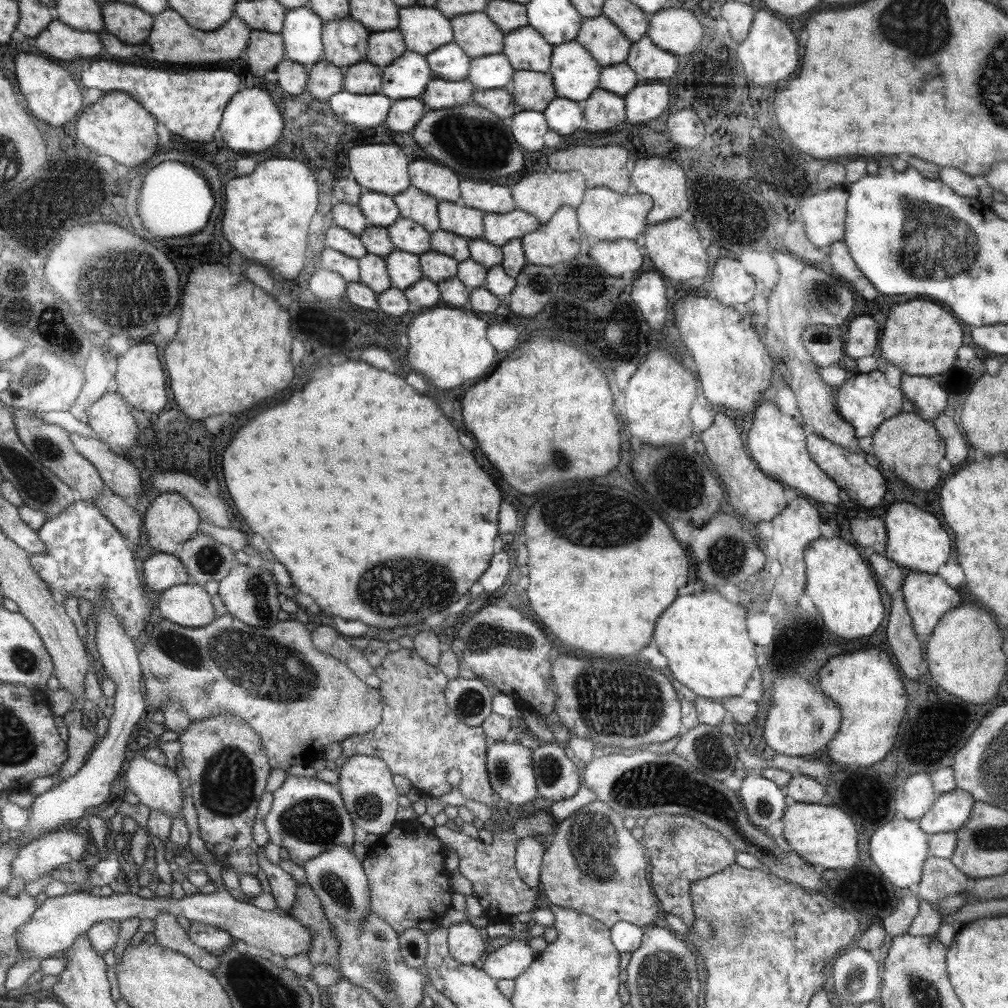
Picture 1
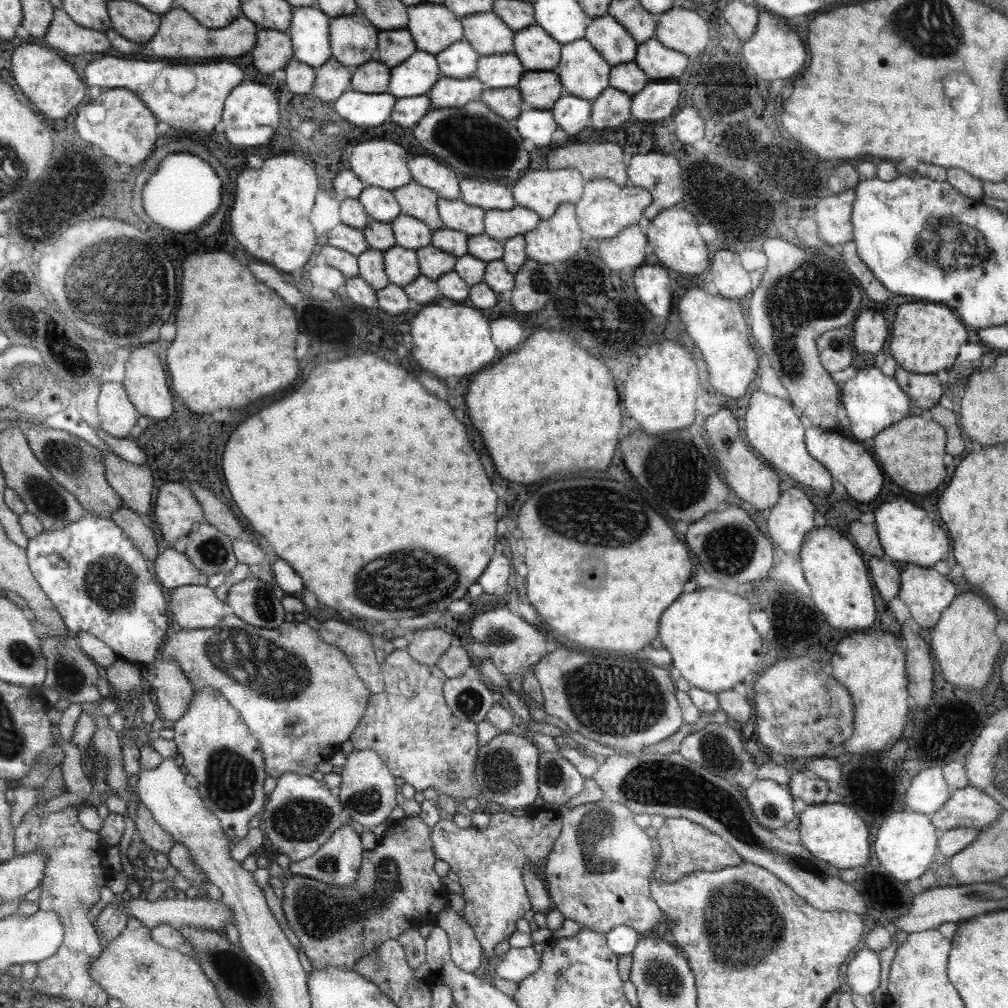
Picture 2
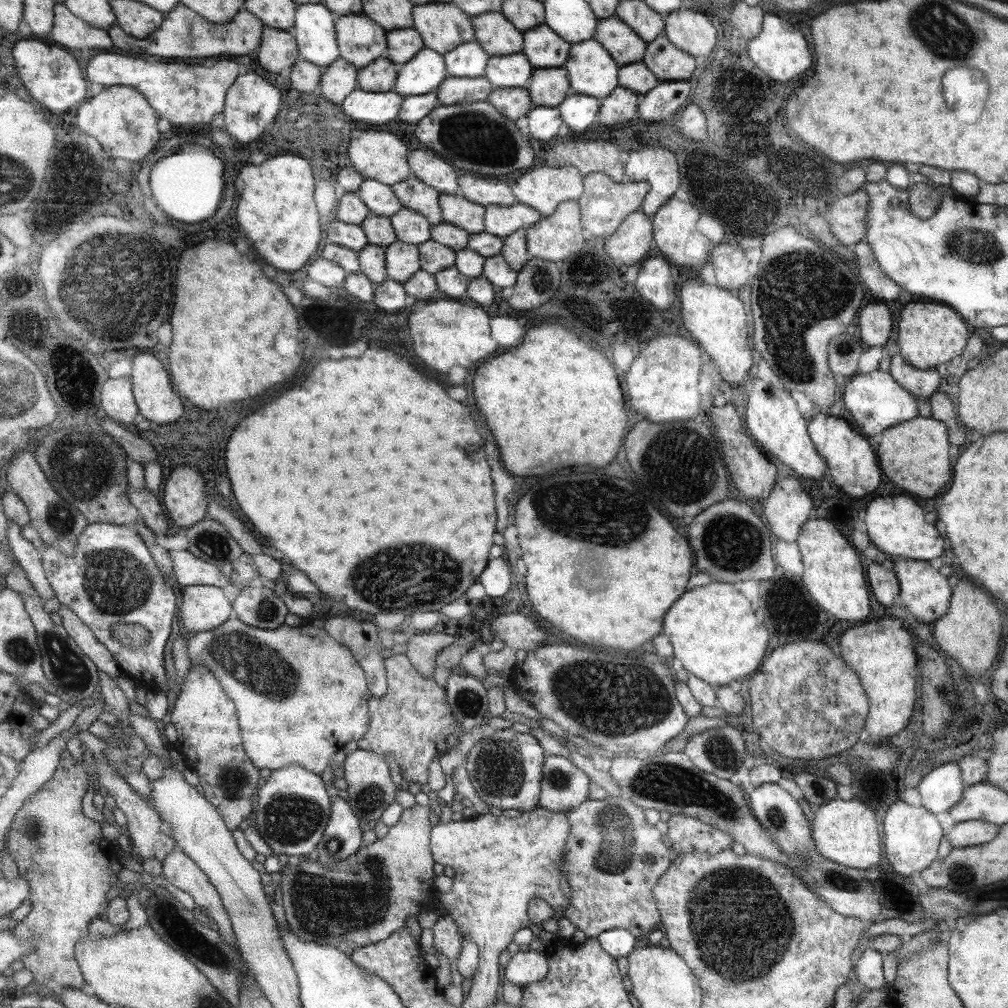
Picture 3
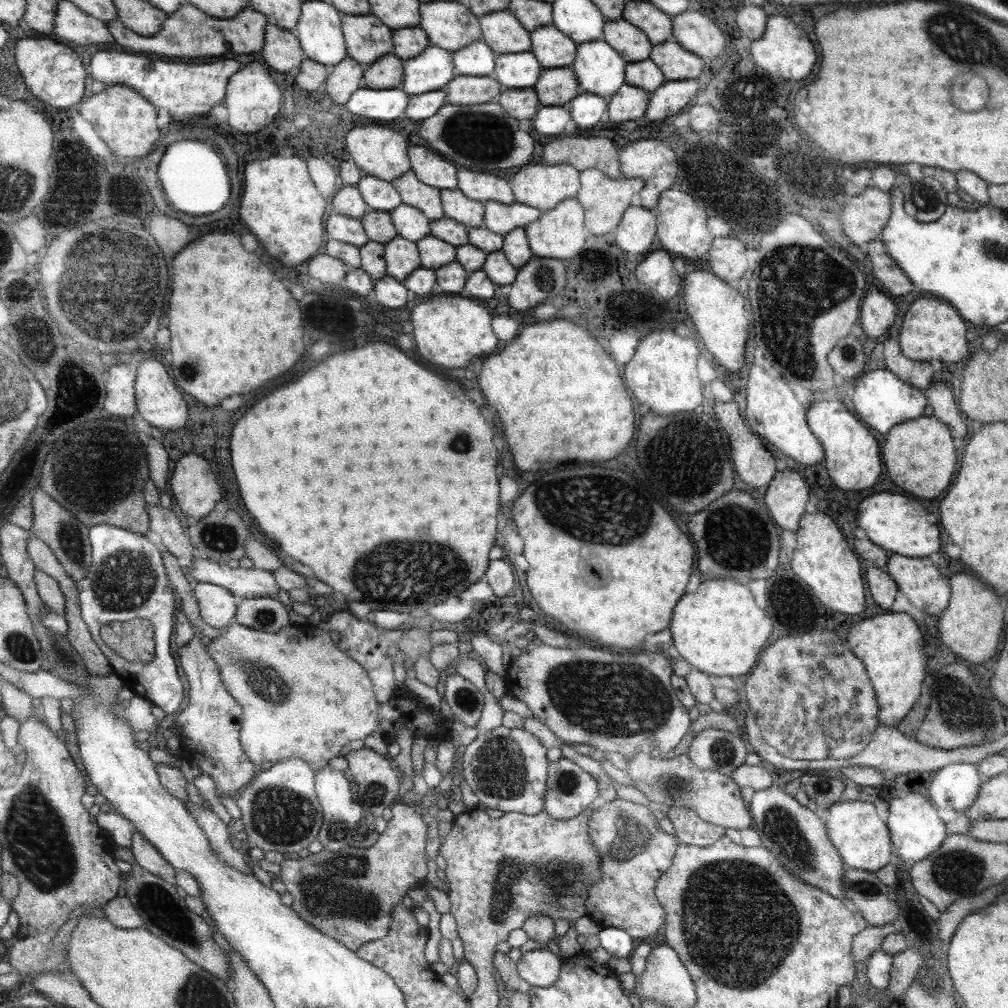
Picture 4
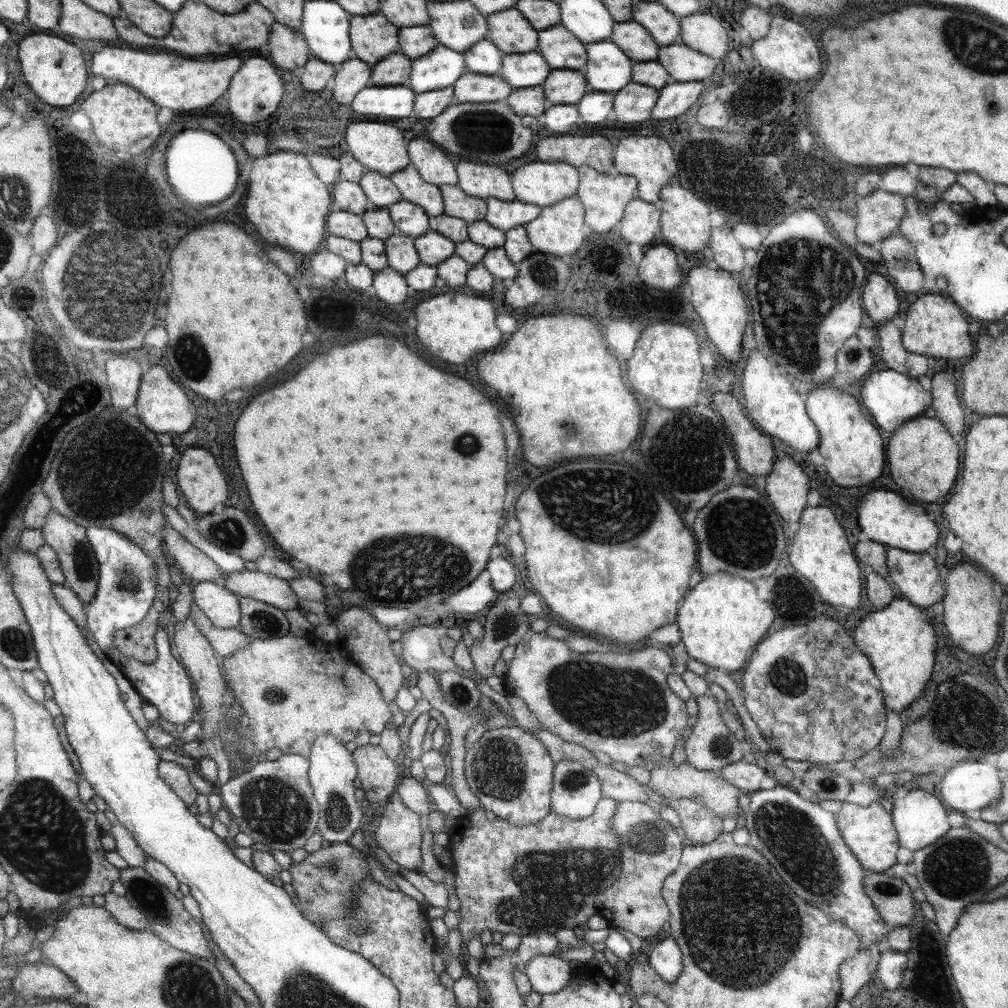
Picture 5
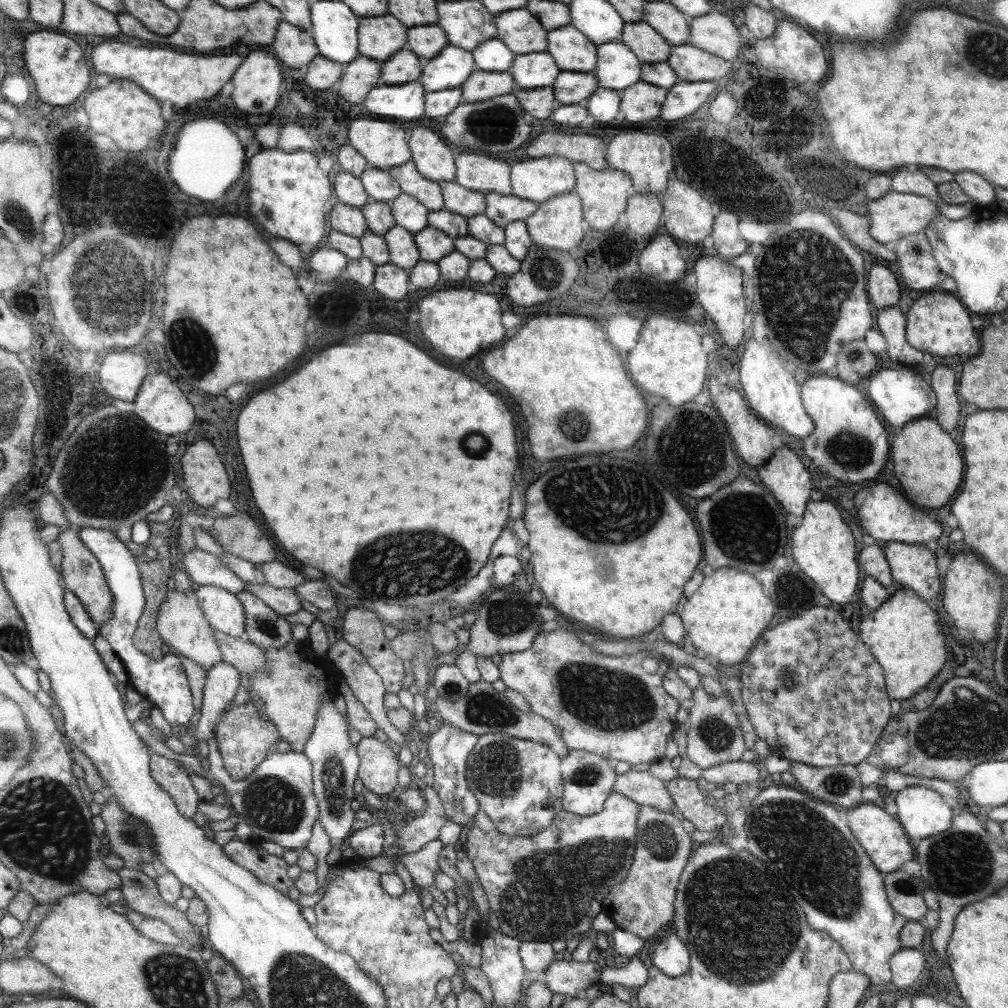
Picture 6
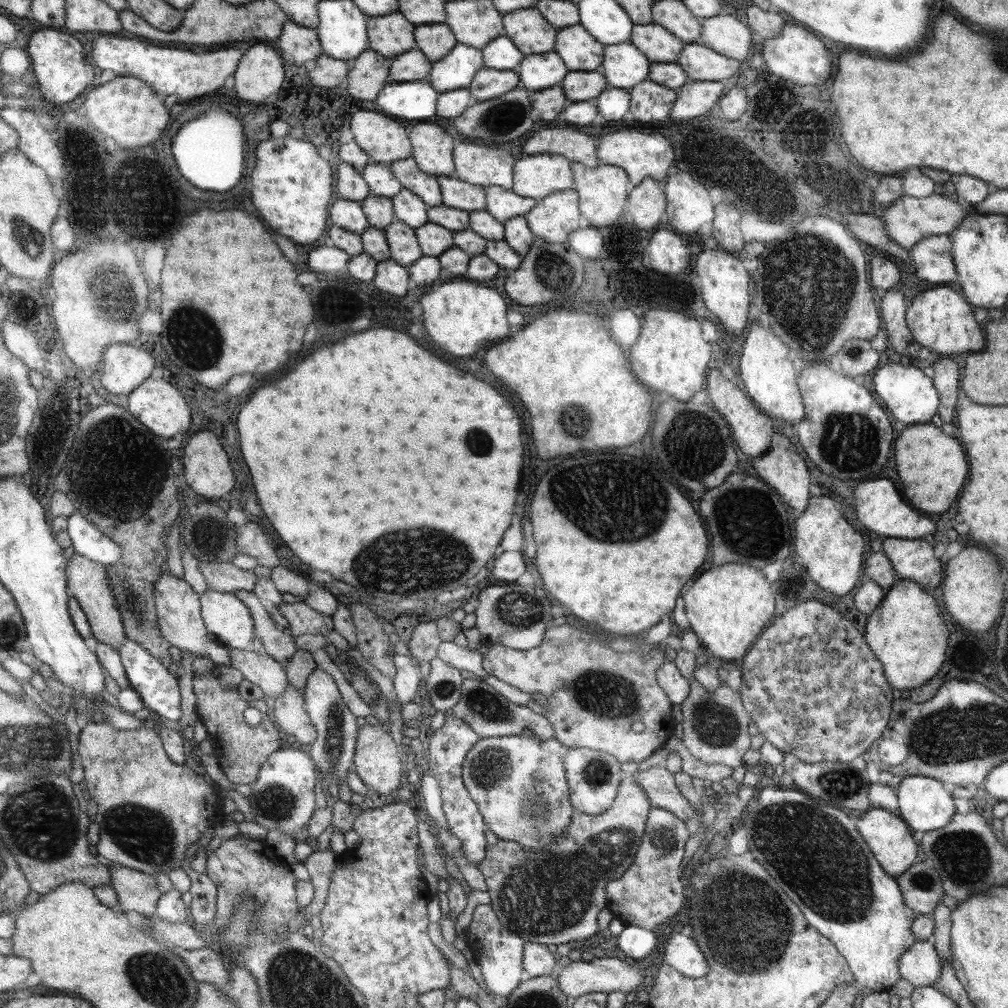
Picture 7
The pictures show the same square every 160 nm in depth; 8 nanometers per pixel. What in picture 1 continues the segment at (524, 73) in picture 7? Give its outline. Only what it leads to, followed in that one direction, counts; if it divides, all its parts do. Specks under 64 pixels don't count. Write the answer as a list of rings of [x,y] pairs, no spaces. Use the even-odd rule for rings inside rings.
[[[503,53],[483,55],[471,59],[466,79],[477,89],[503,89],[510,86],[514,71]]]

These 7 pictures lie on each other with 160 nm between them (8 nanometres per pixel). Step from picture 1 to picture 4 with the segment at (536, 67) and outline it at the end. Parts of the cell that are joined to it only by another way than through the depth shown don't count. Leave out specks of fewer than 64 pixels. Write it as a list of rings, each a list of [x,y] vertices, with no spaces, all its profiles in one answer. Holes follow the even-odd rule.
[[[553,24],[530,31],[530,51],[542,68],[571,67],[576,59],[578,45]]]

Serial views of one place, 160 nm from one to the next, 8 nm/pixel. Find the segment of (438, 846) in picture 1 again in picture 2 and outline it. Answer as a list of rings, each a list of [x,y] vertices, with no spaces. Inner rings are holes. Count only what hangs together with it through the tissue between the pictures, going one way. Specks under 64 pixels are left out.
[[[413,815],[412,817],[402,817],[397,820],[397,822],[391,824],[387,831],[385,831],[385,834],[379,838],[376,847],[371,850],[363,851],[362,864],[358,868],[358,874],[355,875],[355,878],[348,885],[328,885],[323,881],[301,875],[292,875],[290,878],[286,878],[282,887],[281,899],[283,916],[285,922],[287,922],[289,928],[293,931],[293,934],[297,937],[303,954],[307,956],[312,968],[322,969],[323,967],[337,967],[340,969],[354,970],[354,963],[357,959],[361,958],[362,955],[371,953],[372,950],[383,941],[396,939],[406,928],[417,924],[417,918],[423,918],[423,916],[429,916],[429,914],[438,914],[443,911],[443,908],[447,908],[447,890],[441,886],[439,876],[433,872],[435,857],[433,841],[430,840],[430,828],[427,828],[427,825],[421,822],[421,818],[417,818],[417,815]]]

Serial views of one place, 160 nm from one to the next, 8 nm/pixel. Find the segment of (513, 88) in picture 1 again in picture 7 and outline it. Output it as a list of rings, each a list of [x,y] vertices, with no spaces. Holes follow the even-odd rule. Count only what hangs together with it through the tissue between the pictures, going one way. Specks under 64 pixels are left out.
[[[599,70],[568,71],[561,82],[569,102],[583,102],[597,98],[604,91],[607,80]]]

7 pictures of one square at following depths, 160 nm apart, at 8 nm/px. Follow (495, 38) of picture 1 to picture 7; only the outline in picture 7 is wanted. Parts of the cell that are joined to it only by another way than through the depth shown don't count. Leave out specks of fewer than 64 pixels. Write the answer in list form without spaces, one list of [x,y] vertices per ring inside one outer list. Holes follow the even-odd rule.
[[[535,7],[505,13],[502,15],[502,25],[505,30],[505,36],[513,41],[515,46],[522,52],[523,56],[543,54],[555,50],[557,30]]]

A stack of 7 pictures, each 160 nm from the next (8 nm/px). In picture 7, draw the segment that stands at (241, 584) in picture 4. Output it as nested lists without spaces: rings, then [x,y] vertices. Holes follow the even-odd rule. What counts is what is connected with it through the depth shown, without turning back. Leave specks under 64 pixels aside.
[[[303,601],[282,602],[277,609],[289,625],[289,634],[295,638],[305,634],[319,635],[326,639],[332,635],[332,618],[315,612]]]

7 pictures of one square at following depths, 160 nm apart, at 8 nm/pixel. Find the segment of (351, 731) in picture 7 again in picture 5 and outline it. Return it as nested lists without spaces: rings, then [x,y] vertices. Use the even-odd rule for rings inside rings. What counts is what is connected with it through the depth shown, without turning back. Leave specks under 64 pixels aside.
[[[329,733],[319,735],[311,743],[309,760],[309,779],[314,799],[319,801],[319,824],[317,831],[329,843],[342,843],[353,836],[355,830],[363,829],[359,802],[353,796],[353,780],[358,774],[351,754],[345,750],[343,743]]]

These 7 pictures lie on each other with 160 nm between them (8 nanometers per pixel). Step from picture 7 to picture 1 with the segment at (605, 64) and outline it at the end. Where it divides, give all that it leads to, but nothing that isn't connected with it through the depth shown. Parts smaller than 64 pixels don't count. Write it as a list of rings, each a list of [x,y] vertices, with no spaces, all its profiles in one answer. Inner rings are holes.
[[[569,41],[553,46],[548,73],[552,76],[556,96],[576,103],[590,98],[592,91],[599,87],[601,65],[577,41]]]

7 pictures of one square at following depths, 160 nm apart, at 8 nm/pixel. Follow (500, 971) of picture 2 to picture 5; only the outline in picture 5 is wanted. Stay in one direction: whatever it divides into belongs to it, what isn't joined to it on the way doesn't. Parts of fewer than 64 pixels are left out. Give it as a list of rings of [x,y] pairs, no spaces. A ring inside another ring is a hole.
[[[534,956],[525,964],[532,991],[537,994],[553,994],[559,992],[570,982],[574,971],[567,959],[551,956]]]

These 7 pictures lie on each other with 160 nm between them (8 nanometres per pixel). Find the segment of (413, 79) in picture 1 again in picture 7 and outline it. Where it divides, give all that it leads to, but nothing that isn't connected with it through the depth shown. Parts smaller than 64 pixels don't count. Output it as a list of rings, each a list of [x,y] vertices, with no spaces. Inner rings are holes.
[[[457,43],[441,60],[432,63],[425,80],[439,93],[468,88],[474,76],[484,67],[481,50]]]

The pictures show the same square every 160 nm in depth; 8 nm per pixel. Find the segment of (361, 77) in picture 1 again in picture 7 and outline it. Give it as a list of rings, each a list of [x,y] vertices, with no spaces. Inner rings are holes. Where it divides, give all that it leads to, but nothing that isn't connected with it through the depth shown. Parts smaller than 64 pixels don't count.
[[[411,49],[402,55],[393,57],[390,64],[390,75],[395,76],[393,80],[395,83],[425,80],[430,74],[432,63],[419,49]]]

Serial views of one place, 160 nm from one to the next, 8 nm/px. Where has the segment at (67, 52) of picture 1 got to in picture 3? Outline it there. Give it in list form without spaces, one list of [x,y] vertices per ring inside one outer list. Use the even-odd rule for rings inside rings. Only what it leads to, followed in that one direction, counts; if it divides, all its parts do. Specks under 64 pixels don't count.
[[[56,3],[54,30],[50,36],[61,42],[65,48],[113,48],[107,29],[95,28],[78,17],[65,3]]]

